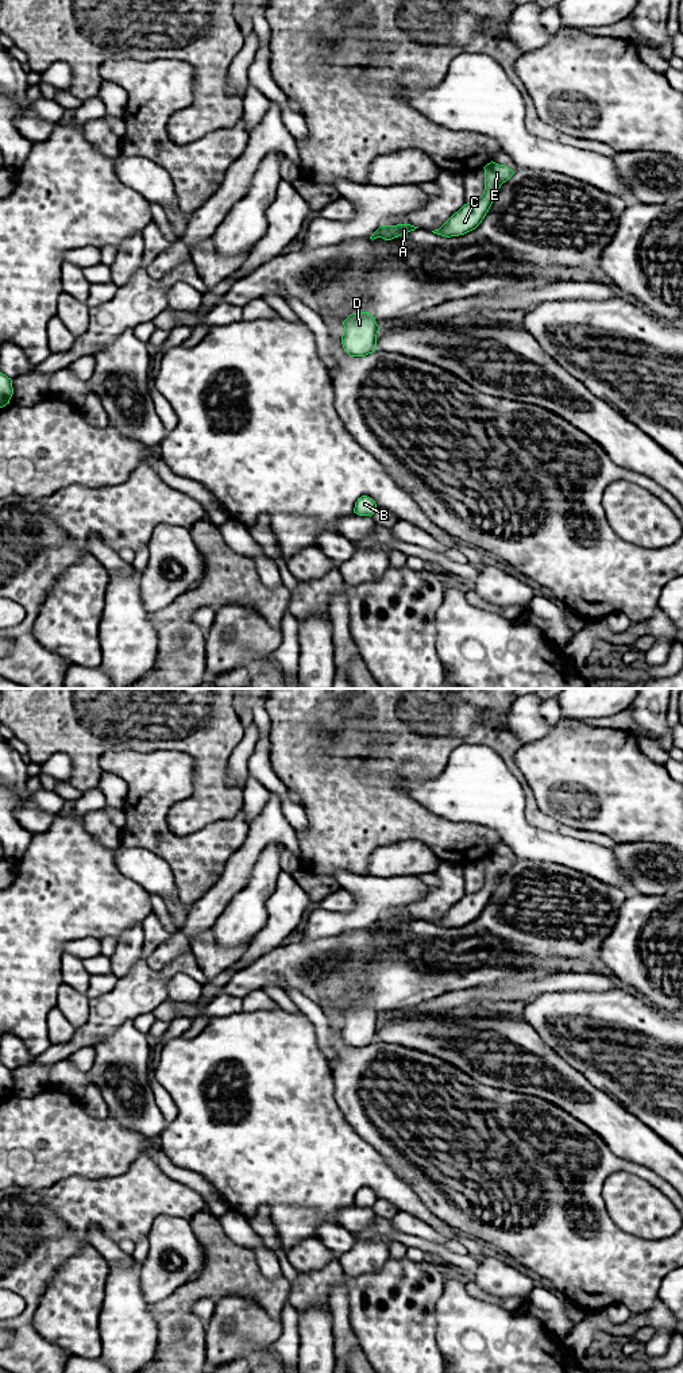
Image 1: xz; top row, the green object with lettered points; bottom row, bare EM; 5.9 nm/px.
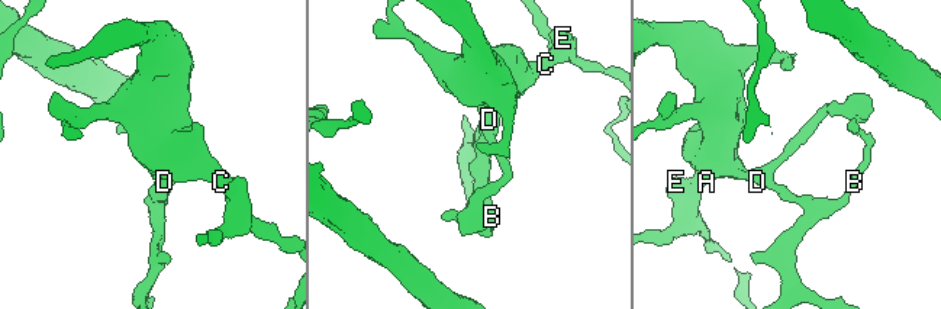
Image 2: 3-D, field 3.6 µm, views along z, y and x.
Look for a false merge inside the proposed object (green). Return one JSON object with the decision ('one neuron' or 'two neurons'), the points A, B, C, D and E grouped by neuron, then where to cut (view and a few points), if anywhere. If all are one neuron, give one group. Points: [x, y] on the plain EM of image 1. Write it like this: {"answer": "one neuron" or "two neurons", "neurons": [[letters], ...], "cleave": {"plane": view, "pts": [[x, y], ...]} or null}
{"answer": "one neuron", "neurons": [["A", "B", "C", "D", "E"]], "cleave": null}

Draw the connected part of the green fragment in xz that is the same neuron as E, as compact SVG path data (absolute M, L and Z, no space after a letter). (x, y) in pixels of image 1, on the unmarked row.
M493 852L483 860L483 886L476 892L464 895L439 921L432 922L433 925L445 929L459 927L475 921L482 914L498 886L501 876L514 865L508 857L498 856Z

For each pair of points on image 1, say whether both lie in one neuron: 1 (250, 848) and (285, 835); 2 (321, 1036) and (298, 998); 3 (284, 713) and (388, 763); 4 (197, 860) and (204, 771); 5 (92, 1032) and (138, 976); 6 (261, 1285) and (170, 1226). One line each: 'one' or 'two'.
1: one
2: one
3: one
4: two
5: one
6: two

